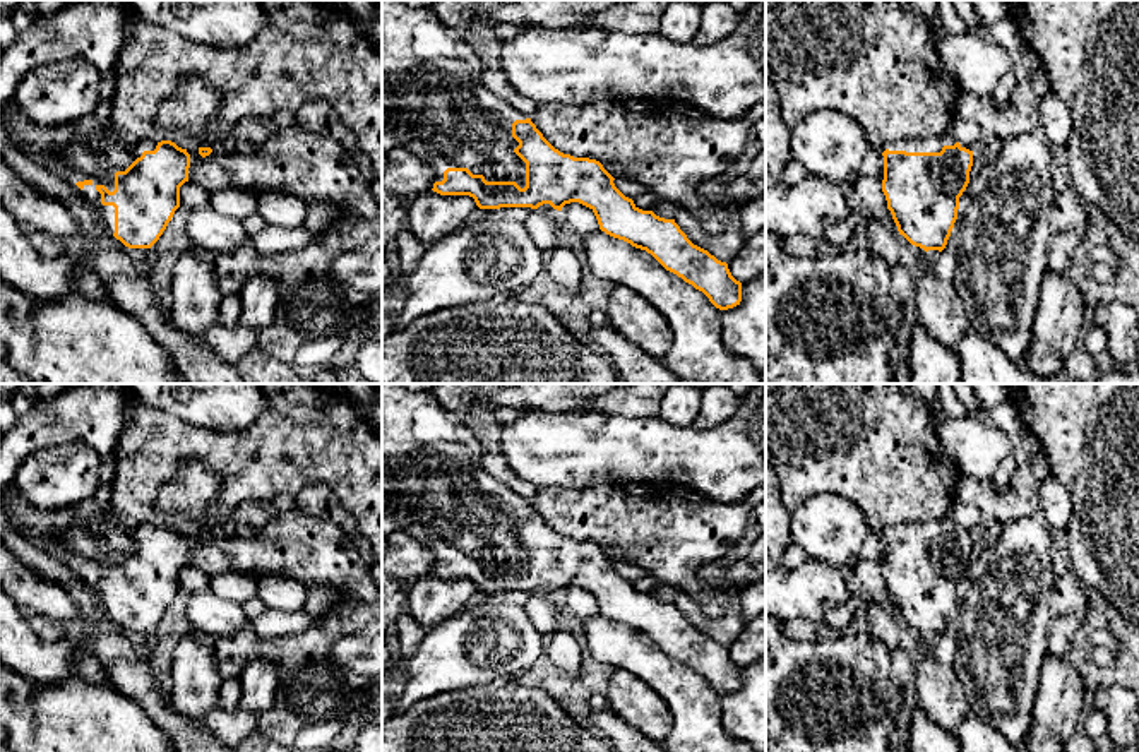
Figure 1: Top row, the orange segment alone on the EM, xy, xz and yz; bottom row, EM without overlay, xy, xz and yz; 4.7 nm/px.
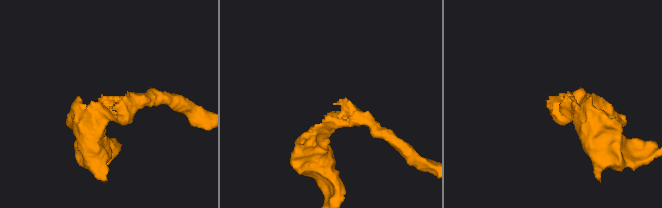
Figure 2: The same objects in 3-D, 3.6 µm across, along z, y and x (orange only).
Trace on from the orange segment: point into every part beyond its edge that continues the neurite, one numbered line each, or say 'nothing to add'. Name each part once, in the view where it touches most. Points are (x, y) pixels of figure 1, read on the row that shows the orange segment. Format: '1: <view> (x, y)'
1: xz (432, 98)

